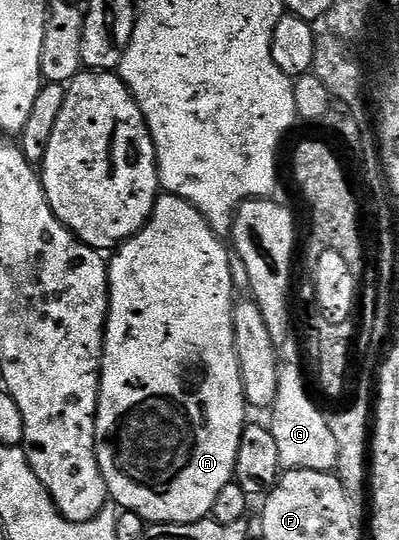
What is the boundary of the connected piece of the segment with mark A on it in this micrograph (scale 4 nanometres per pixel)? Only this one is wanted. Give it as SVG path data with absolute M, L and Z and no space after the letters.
M159 195L150 221L132 239L126 241L109 257L110 308L106 311L106 341L102 343L102 371L98 378L98 413L94 449L109 499L119 509L140 514L150 524L195 524L210 516L220 490L235 479L234 467L240 450L240 438L248 423L248 405L240 378L240 362L234 341L234 280L236 274L228 270L231 253L223 237L211 230L208 222L188 201L179 196Z

